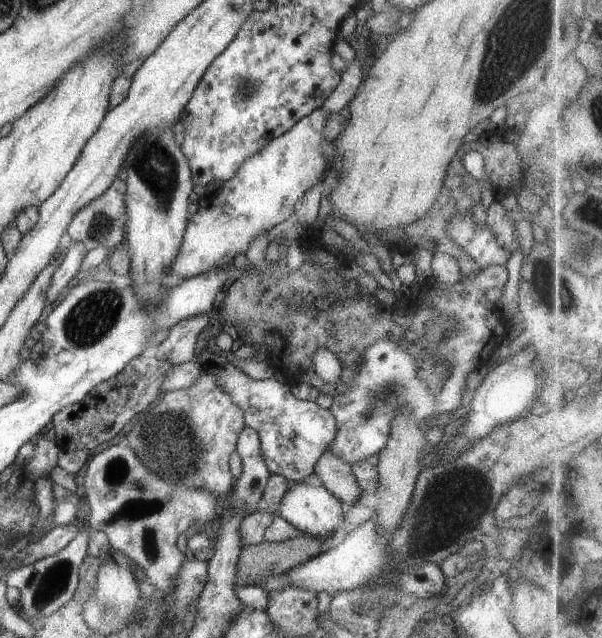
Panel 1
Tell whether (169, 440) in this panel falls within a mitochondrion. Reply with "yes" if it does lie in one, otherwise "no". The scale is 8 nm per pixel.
yes

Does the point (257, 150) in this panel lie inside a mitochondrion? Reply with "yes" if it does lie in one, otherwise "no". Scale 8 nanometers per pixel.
no

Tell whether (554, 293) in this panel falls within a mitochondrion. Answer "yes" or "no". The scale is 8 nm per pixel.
yes

